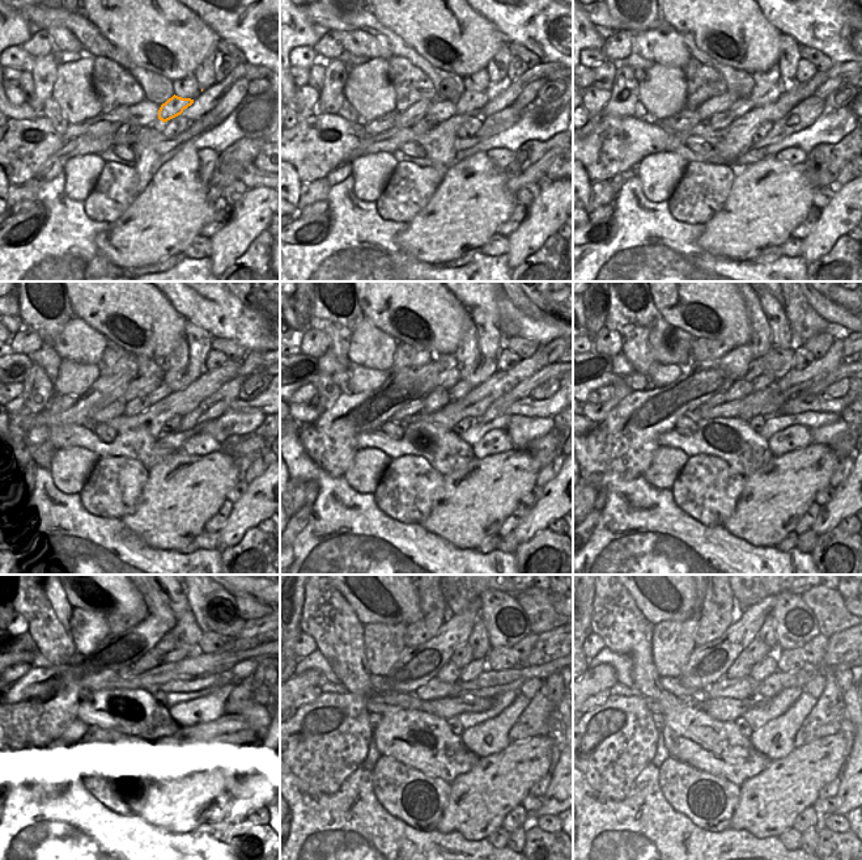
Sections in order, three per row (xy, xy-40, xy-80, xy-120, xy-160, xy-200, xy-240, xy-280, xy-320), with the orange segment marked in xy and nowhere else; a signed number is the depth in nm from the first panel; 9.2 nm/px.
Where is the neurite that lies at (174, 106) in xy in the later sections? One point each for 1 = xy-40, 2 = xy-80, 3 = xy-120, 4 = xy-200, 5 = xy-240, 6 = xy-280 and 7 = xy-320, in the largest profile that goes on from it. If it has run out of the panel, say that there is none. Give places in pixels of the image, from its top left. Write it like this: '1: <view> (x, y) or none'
1: xy-40 (470, 102)
2: xy-80 (760, 96)
3: xy-120 (179, 380)
4: xy-200 (777, 363)
5: xy-240 (187, 651)
6: xy-280 (478, 640)
7: xy-320 (767, 634)

